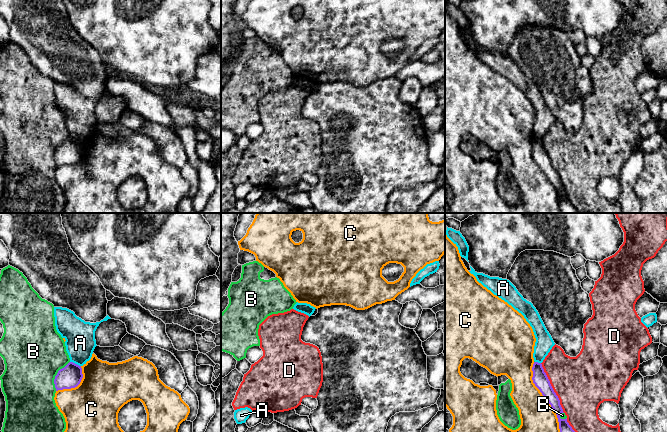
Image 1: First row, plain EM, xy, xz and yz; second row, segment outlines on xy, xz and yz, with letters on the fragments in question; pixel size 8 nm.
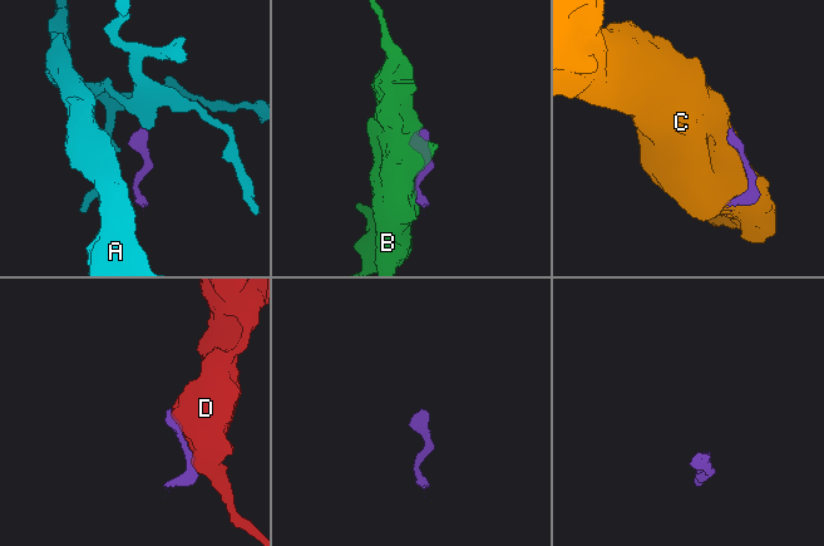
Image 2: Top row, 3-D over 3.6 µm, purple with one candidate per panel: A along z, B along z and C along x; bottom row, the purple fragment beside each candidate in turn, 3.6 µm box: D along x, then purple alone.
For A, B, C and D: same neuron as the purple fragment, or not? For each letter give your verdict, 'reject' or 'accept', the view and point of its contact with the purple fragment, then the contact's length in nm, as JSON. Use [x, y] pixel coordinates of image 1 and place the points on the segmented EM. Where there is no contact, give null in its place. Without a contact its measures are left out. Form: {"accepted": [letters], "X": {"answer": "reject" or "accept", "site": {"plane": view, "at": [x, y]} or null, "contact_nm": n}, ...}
{"accepted": [], "A": {"answer": "reject", "site": {"plane": "xy", "at": [74, 363]}, "contact_nm": 100}, "B": {"answer": "reject", "site": {"plane": "xy", "at": [56, 375]}, "contact_nm": 260}, "C": {"answer": "reject", "site": {"plane": "yz", "at": [544, 396]}, "contact_nm": 600}, "D": {"answer": "reject", "site": {"plane": "yz", "at": [552, 388]}, "contact_nm": 440}}

